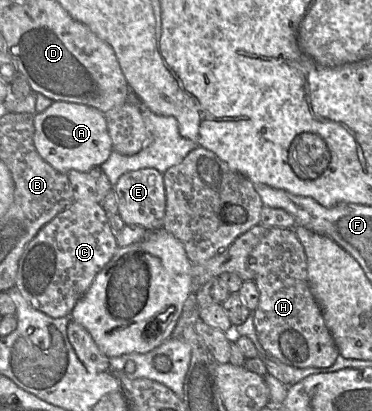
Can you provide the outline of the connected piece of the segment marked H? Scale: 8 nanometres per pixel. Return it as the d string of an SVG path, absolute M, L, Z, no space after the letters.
M255 225L211 259L193 264L191 292L196 293L211 278L225 272L255 282L259 302L254 326L268 358L295 368L326 368L335 363L340 353L310 290L307 258L295 229Z

